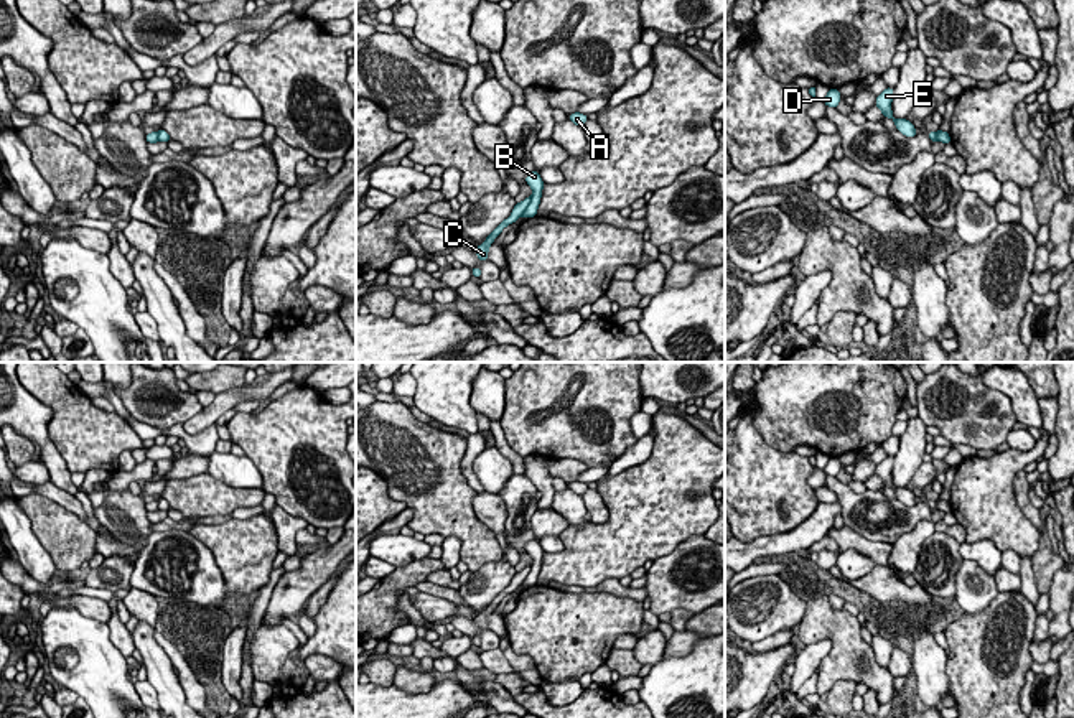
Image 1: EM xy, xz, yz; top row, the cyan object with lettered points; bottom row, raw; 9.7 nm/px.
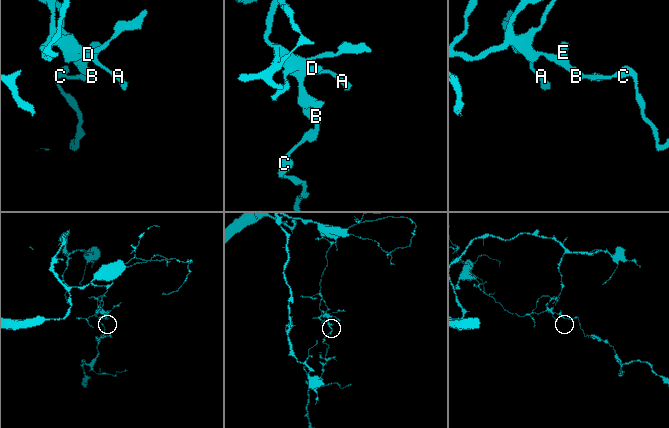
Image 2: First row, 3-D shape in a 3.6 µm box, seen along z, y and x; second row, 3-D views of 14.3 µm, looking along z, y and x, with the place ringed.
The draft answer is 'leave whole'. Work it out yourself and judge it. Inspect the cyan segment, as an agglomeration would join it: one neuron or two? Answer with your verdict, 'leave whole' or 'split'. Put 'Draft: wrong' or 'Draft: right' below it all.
split
Draft: wrong

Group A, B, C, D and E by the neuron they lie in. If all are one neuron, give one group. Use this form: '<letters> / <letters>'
A B D E / C

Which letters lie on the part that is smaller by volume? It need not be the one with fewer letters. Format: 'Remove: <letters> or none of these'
Remove: C

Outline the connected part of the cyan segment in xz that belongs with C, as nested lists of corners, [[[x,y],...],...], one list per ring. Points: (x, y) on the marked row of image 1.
[[[525,198],[524,201],[517,203],[507,219],[504,219],[488,237],[486,240],[474,249],[474,254],[478,255],[479,262],[489,260],[488,252],[494,239],[502,232],[504,227],[516,222],[529,206],[530,198]]]

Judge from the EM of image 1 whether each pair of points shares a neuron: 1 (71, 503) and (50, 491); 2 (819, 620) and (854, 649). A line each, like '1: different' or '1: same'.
1: same
2: same

